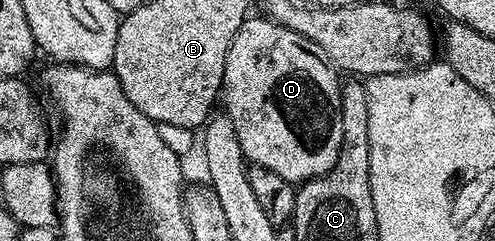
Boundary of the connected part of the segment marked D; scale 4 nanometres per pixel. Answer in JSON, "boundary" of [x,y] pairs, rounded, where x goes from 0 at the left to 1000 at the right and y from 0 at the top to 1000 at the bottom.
{"boundary":[[[541,75],[511,79],[495,79],[491,108],[479,129],[475,158],[467,174],[467,207],[459,207],[459,257],[455,261],[451,340],[446,344],[451,432],[455,415],[455,452],[451,456],[471,506],[473,548],[481,564],[483,598],[489,606],[489,635],[503,680],[539,689],[539,705],[549,705],[554,722],[566,722],[568,734],[580,739],[580,755],[588,755],[594,772],[606,772],[620,747],[661,722],[679,685],[687,647],[689,606],[695,589],[693,473],[689,469],[693,332],[687,332],[691,320],[685,311],[683,286],[675,282],[661,237],[640,203],[636,174],[628,174],[612,141],[604,141],[580,108],[558,100],[554,83]]]}

